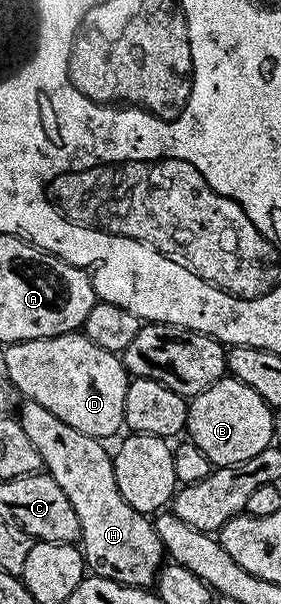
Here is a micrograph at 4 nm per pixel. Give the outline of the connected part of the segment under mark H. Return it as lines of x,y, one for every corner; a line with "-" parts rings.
30,401
22,405
24,407
17,412
21,429
25,429
25,434
28,435
29,441
33,441
37,453
41,453
46,474
51,475
53,481
61,485
61,489
65,489
65,497
69,497
69,505
73,505
75,510
86,566
102,579
112,579
118,583
124,583
127,587
150,588
159,578
160,568
165,562
165,552
155,532
154,522
148,516
142,515
140,511
134,511
125,501
125,497
121,497
117,489
112,452
106,451
103,448
106,446
100,440
89,437
73,429
73,425
65,425
65,421
53,417
49,409

